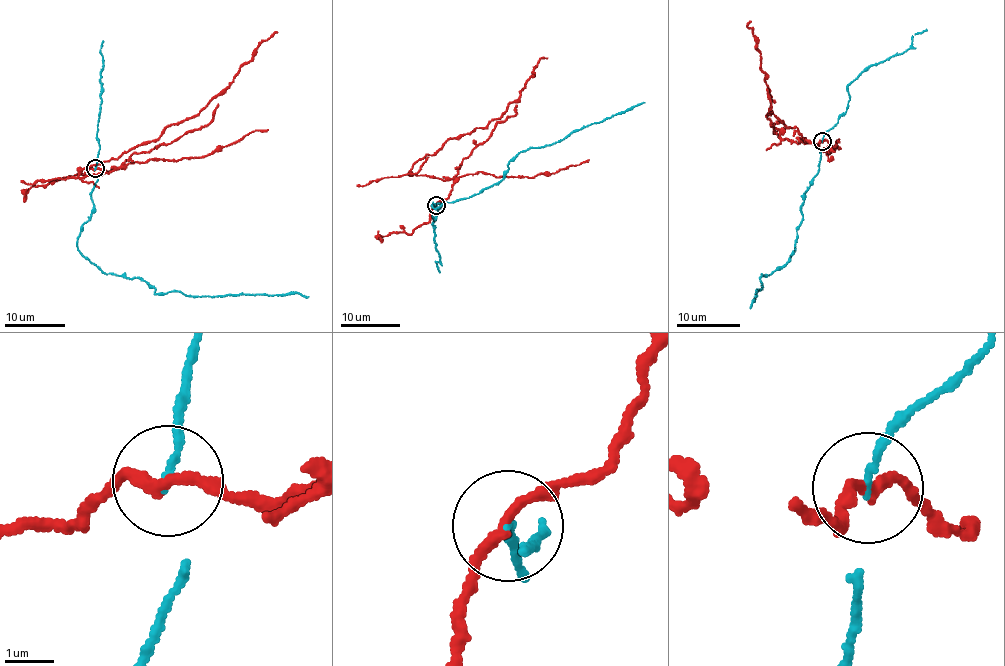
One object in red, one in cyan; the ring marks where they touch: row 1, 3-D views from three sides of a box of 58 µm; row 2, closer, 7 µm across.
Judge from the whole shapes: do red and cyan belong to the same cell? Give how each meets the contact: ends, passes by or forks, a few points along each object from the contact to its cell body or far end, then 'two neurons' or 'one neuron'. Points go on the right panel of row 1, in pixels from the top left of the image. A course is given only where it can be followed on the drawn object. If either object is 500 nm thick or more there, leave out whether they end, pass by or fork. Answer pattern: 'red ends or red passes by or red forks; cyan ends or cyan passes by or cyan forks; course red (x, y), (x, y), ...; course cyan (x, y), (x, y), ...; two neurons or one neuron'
red passes by; cyan ends; course red (821, 140), (817, 145), (781, 139), (766, 116), (771, 102), (774, 103), (754, 35), (747, 26), (750, 21); course cyan (821, 140), (819, 172), (805, 193), (795, 249), (784, 266), (761, 274), (763, 287), (751, 307); two neurons

